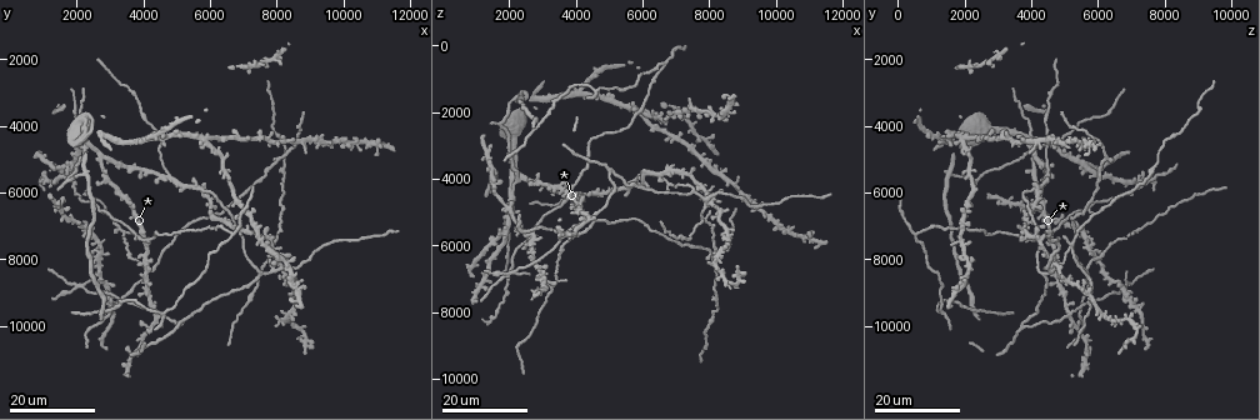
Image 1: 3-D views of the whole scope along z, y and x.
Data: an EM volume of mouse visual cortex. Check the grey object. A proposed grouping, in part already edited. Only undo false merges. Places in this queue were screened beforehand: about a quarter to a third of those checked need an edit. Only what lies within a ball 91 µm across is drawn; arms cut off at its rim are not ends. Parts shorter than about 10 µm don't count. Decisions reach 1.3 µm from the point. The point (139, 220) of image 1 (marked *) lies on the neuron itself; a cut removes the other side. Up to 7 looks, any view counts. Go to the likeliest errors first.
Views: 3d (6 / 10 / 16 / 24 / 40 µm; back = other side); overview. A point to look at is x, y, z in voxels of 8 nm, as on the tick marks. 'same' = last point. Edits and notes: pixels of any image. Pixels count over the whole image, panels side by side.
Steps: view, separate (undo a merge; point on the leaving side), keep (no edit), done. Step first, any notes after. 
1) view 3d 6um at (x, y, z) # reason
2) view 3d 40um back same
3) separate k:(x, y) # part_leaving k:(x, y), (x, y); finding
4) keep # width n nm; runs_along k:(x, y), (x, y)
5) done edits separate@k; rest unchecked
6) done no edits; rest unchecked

view 3d 16um at (6700, 7300, 500) # side arm on a straight run

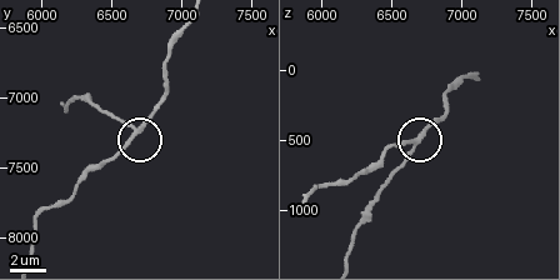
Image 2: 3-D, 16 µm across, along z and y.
view 3d 6um at (6640, 7280, 520)

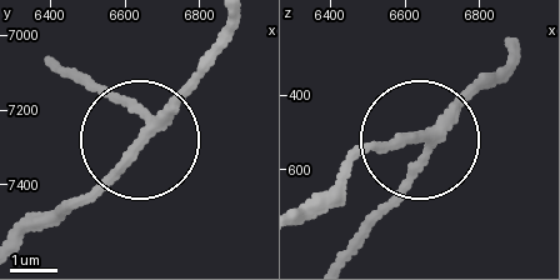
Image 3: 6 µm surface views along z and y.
keep # side_arm 15 um; arms 3; all the same neuron

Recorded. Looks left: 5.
view 3d 24um at (4800, 5400, 4500)

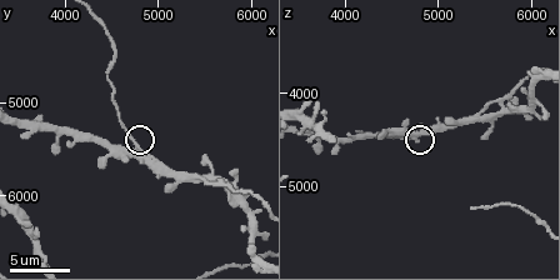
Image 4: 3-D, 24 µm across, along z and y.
view 3d 6um same

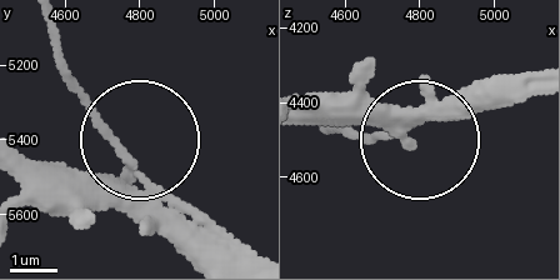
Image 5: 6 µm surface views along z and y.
keep # width 230 nm; one neuron here

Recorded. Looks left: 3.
view 3d 16um at (2800, 9000, 6400) # a fork

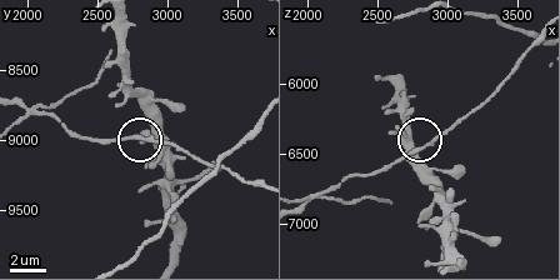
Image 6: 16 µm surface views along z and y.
view 3d 10um at (2760, 9000, 6460)

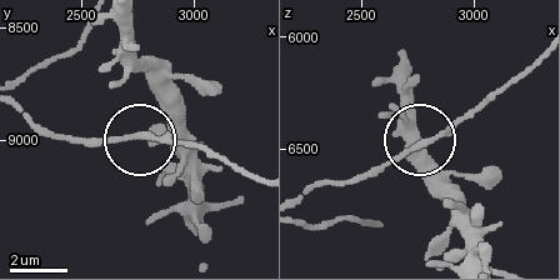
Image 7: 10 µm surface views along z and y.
keep # width 140 nm; runs_along 7:(259, 181), (173, 140), (81, 140); one neuron here

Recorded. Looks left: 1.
done no edits; rest unchecked

